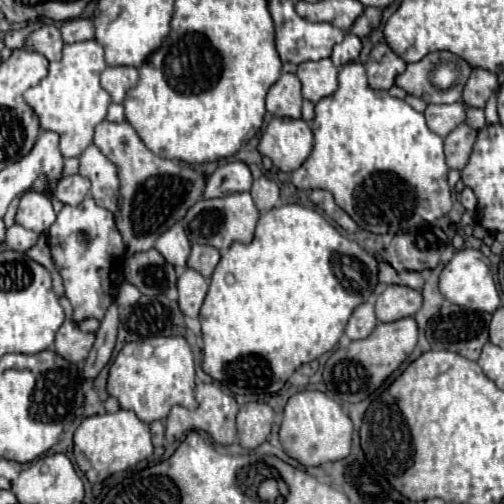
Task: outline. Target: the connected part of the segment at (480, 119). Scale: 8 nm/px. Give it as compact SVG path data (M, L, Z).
M467 107L467 123L473 125L475 129L485 127L485 113L483 113L483 109L469 109Z

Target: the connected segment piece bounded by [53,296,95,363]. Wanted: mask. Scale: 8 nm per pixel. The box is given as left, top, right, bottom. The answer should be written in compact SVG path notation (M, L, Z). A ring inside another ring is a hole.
M65 296L60 298L60 304L65 313L65 323L59 327L59 331L55 335L53 351L59 353L61 357L65 357L67 361L81 363L87 359L87 355L95 343L95 333L79 331L79 327L73 323L71 318L73 308Z

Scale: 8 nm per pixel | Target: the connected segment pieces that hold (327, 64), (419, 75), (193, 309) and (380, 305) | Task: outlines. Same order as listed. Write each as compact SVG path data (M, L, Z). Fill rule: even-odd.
M331 59L301 63L297 77L303 83L303 97L311 103L317 103L337 91L337 67Z
M441 53L427 55L421 61L407 65L405 73L401 73L395 83L401 89L405 89L409 95L415 95L415 97L423 99L425 103L455 103L455 101L461 101L461 91L463 91L463 85L467 81L469 73L471 73L471 67L457 57L455 59L449 57L449 61L457 63L457 67L461 71L457 83L449 89L439 89L431 81L431 71L441 63Z
M187 269L177 281L177 289L179 289L179 309L183 311L183 315L197 317L209 289L207 279L201 277L195 269Z
M389 285L375 303L375 315L381 323L397 321L403 317L413 317L423 305L423 297L419 291L401 287L401 285Z

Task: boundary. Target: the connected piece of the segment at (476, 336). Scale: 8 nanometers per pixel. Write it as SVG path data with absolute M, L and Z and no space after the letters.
M445 303L435 319L429 319L427 337L433 349L453 351L477 361L483 345L489 341L489 321L489 313L469 311L459 305Z

